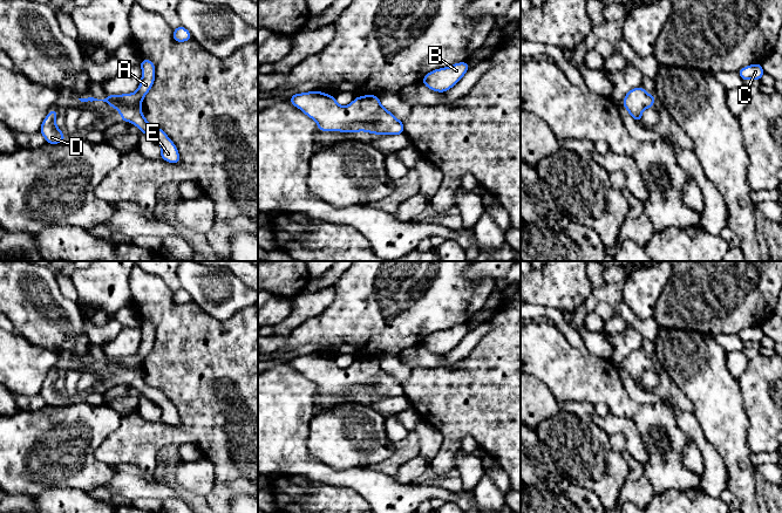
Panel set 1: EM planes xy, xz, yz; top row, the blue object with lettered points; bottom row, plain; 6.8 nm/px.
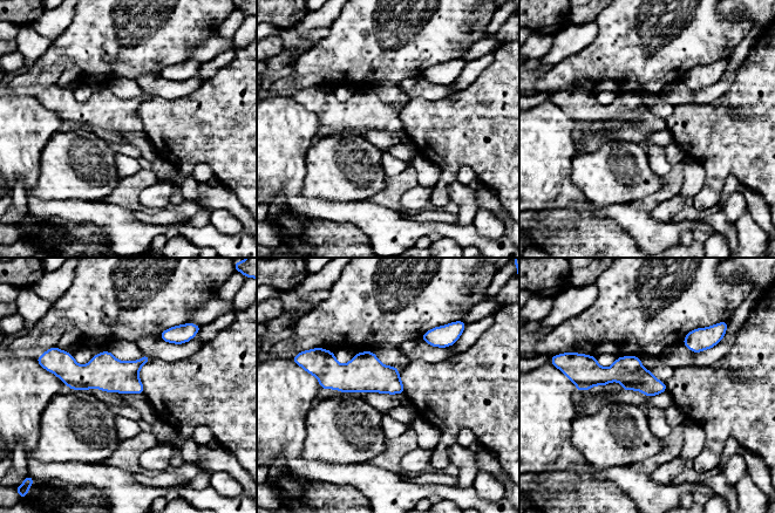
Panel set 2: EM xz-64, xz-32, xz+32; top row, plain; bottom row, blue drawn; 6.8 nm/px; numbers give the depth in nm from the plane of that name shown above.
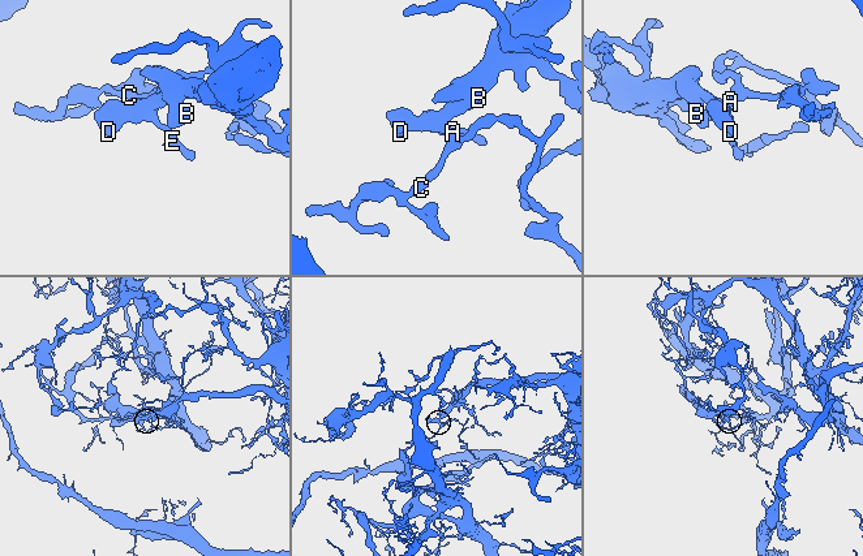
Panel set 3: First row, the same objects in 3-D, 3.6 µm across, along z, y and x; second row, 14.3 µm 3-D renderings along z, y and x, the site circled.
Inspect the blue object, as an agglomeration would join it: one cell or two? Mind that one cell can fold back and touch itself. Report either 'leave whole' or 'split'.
leave whole

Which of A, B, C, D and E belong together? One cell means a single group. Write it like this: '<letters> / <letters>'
A B C D E

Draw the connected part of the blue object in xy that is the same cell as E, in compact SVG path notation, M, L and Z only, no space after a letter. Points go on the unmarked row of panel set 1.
M141 322L142 342L140 350L132 356L110 357L104 362L94 360L79 361L81 364L103 363L108 368L115 370L120 376L123 384L135 387L143 396L156 402L161 410L161 420L176 426L181 424L177 409L166 398L166 396L158 389L150 387L145 383L145 378L141 375L141 367L144 358L151 351L155 343L155 326L151 322Z

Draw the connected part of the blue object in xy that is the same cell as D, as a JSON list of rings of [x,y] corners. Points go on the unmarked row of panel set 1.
[[[50,372],[49,376],[43,382],[40,395],[43,397],[45,402],[49,406],[59,406],[62,405],[66,399],[61,395],[60,390],[55,387],[55,381],[59,374]]]

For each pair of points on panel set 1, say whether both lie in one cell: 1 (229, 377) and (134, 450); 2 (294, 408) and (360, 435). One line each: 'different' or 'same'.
1: same
2: different

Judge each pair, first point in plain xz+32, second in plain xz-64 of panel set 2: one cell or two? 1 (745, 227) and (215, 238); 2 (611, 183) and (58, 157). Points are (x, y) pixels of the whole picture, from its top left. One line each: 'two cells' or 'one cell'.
1: two cells
2: one cell

